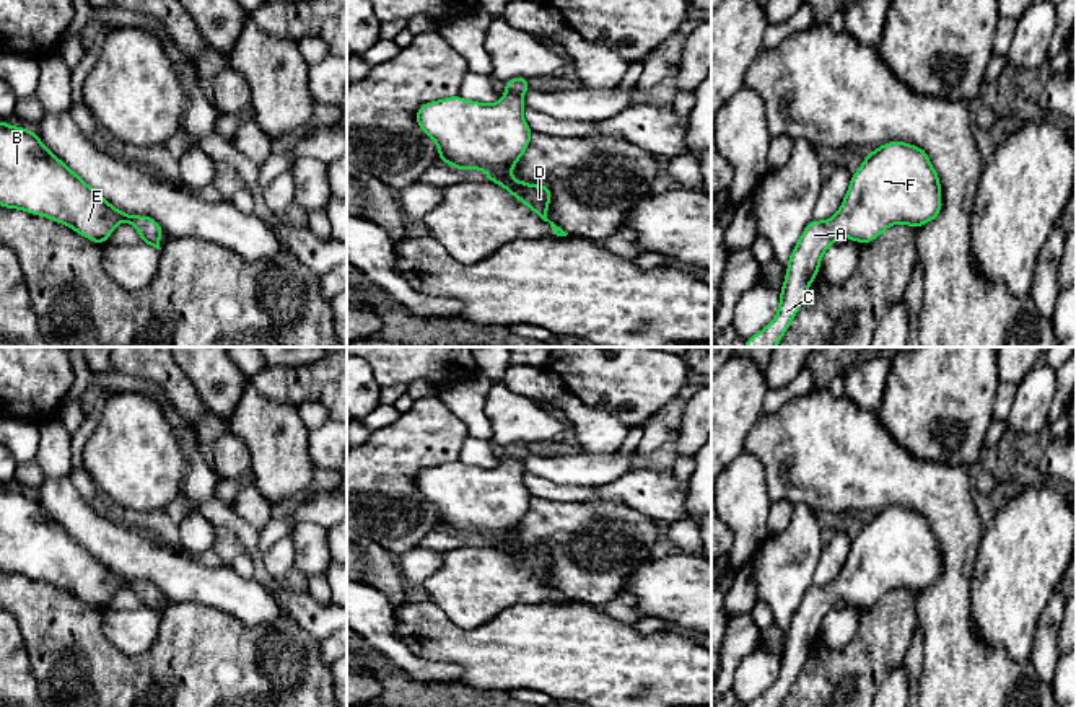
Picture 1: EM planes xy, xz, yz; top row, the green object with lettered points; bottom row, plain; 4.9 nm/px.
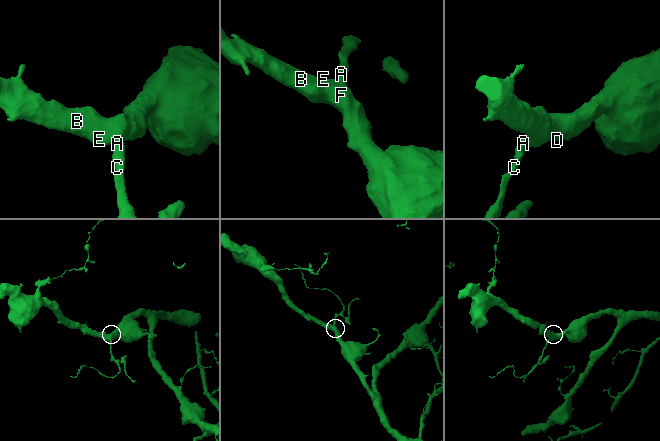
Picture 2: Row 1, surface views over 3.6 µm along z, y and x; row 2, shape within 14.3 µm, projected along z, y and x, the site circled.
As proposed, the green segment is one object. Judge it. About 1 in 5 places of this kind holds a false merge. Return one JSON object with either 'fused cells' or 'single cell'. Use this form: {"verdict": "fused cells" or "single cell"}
{"verdict": "single cell"}

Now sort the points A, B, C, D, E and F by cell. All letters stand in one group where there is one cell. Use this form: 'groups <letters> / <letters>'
groups A B C D E F

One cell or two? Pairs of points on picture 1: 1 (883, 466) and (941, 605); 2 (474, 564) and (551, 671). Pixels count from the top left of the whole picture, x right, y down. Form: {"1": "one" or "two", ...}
{"1": "one", "2": "two"}

